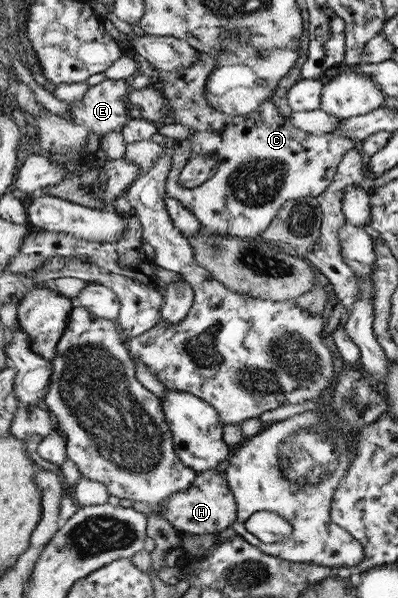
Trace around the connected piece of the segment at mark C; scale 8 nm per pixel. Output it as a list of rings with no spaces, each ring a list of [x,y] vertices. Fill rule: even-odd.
[[[196,51],[197,60],[190,68],[183,68],[182,70],[171,70],[170,72],[164,72],[166,76],[162,78],[162,81],[158,83],[159,90],[162,91],[163,95],[169,100],[169,105],[171,106],[171,116],[170,122],[174,122],[176,124],[183,124],[187,127],[190,127],[193,130],[193,134],[188,138],[183,138],[178,142],[178,149],[173,154],[171,160],[171,172],[168,173],[167,180],[166,180],[166,193],[167,197],[179,199],[181,203],[188,210],[192,211],[192,214],[195,214],[195,217],[199,219],[202,224],[202,234],[217,234],[219,236],[225,237],[249,237],[250,239],[254,238],[261,238],[264,235],[264,230],[267,228],[268,225],[278,216],[278,212],[280,208],[282,208],[283,204],[286,201],[291,201],[294,199],[299,199],[302,197],[317,197],[319,194],[324,193],[328,185],[335,178],[336,169],[339,166],[339,162],[343,160],[344,153],[354,149],[355,141],[351,138],[346,138],[345,136],[340,136],[335,132],[332,133],[310,133],[308,131],[300,130],[295,123],[291,122],[290,117],[286,117],[279,113],[279,110],[276,110],[275,102],[271,99],[271,97],[267,98],[255,110],[255,112],[245,114],[244,116],[232,116],[230,114],[224,114],[222,111],[215,110],[212,106],[210,106],[206,98],[204,97],[205,93],[205,86],[207,84],[207,79],[209,78],[210,74],[214,72],[216,68],[218,68],[218,62],[216,62],[215,56],[219,54],[220,51],[214,51],[214,54],[208,53],[200,53],[200,51]],[[198,153],[204,153],[205,155],[211,156],[216,162],[219,164],[218,168],[216,168],[215,173],[206,181],[204,184],[201,184],[199,187],[184,187],[179,182],[179,176],[182,173],[184,165],[187,164],[188,161],[191,160],[192,155],[197,155]]]

